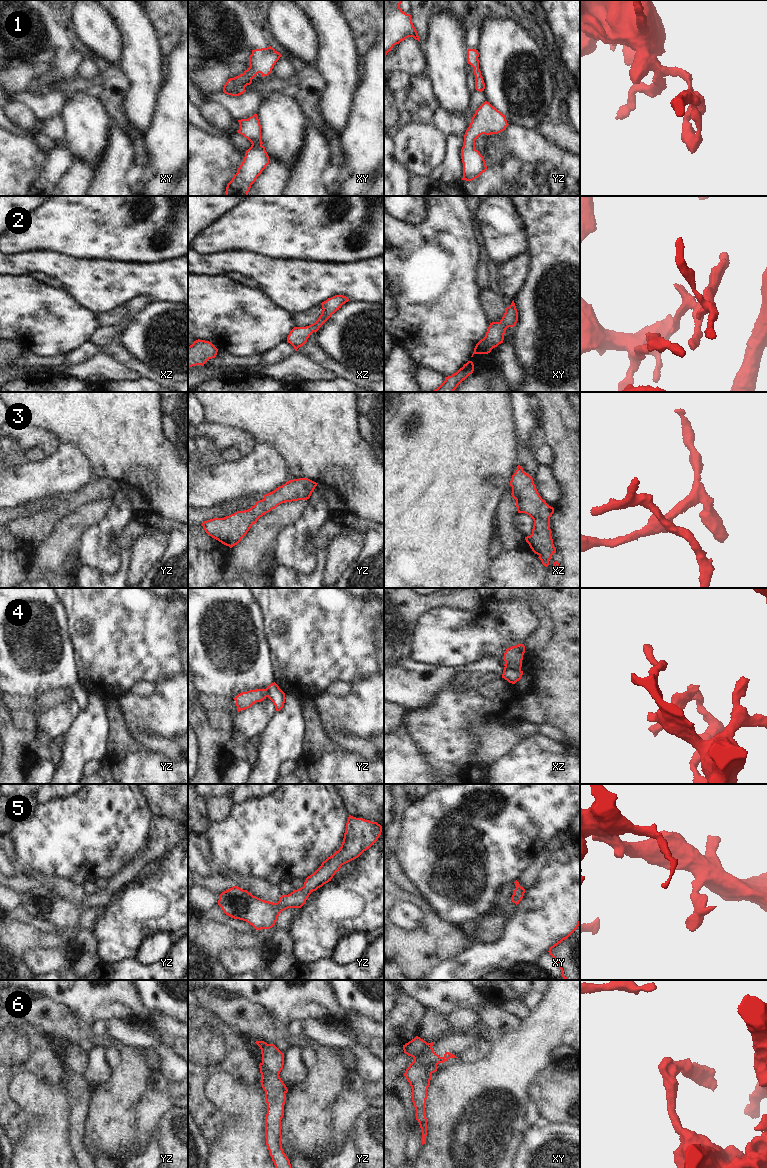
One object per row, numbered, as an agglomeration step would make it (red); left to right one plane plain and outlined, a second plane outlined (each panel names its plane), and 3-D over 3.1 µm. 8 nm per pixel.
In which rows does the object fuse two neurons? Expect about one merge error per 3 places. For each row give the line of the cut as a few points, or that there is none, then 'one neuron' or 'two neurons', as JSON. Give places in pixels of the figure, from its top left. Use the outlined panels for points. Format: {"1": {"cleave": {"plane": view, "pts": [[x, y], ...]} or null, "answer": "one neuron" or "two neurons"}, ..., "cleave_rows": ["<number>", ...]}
{"1": {"cleave": null, "answer": "one neuron"}, "2": {"cleave": null, "answer": "one neuron"}, "3": {"cleave": null, "answer": "one neuron"}, "4": {"cleave": {"plane": "xz", "pts": [[505, 666], [510, 666], [520, 671]]}, "answer": "two neurons"}, "5": {"cleave": null, "answer": "one neuron"}, "6": {"cleave": {"plane": "xy", "pts": [[426, 1043], [420, 1053], [419, 1061], [431, 1073]]}, "answer": "two neurons"}, "cleave_rows": ["4", "6"]}

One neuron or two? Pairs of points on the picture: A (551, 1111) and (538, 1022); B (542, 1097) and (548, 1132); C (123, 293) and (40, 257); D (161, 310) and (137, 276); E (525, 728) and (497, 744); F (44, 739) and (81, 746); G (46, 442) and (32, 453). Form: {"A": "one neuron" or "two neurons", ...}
{"A": "two neurons", "B": "two neurons", "C": "one neuron", "D": "two neurons", "E": "one neuron", "F": "two neurons", "G": "two neurons"}

